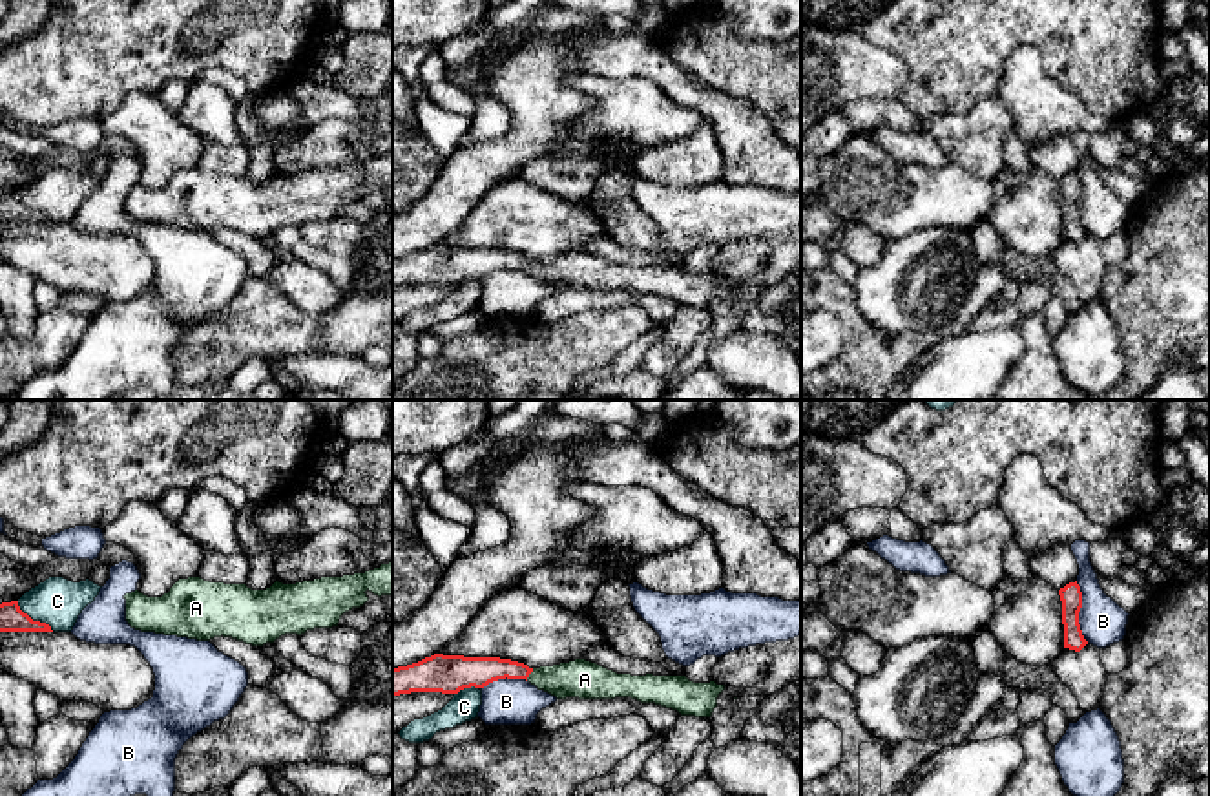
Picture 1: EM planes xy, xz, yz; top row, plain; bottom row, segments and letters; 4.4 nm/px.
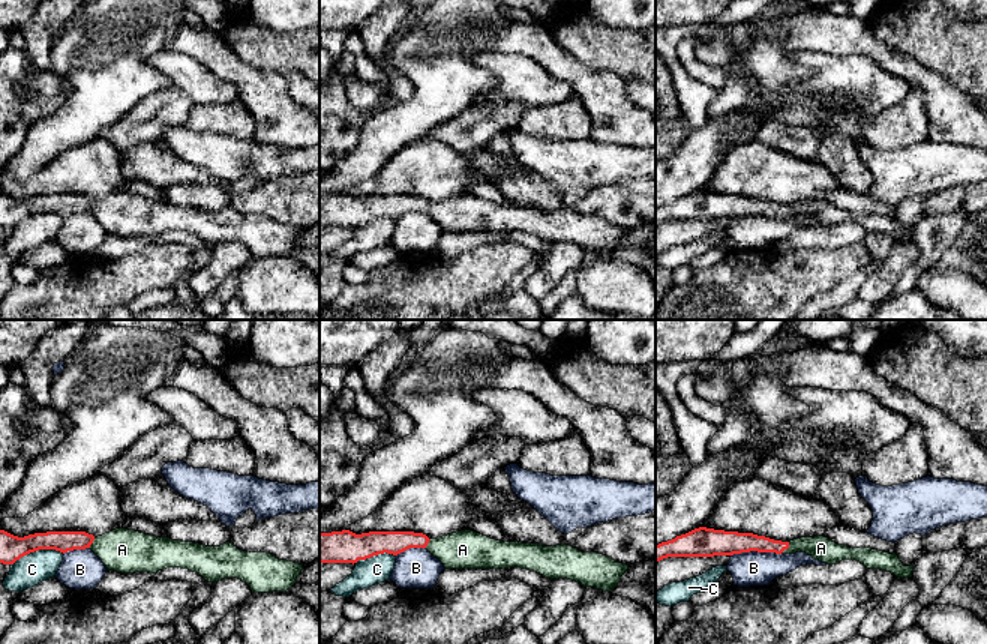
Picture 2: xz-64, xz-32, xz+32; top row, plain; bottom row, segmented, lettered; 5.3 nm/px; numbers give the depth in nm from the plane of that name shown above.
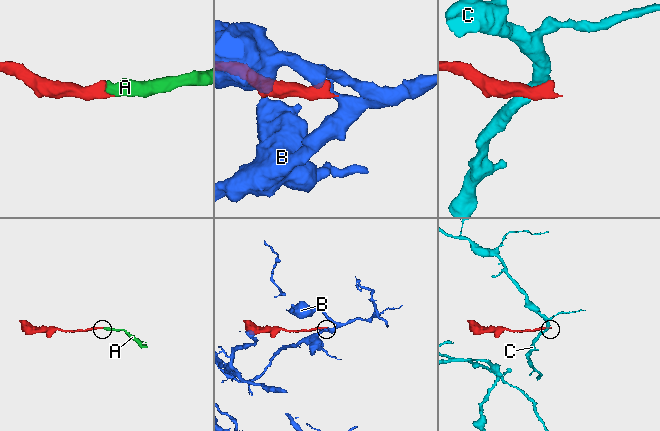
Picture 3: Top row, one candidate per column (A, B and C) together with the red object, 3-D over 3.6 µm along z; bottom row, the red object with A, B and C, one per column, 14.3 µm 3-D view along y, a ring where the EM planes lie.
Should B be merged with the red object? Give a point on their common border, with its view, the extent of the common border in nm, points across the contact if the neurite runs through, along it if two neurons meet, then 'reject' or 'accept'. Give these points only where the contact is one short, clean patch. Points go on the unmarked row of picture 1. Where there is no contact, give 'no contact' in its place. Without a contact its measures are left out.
contact yz (1079, 201); length 280 nm; border yz (1075, 172), (1081, 183), (1079, 219), (1088, 232); reject

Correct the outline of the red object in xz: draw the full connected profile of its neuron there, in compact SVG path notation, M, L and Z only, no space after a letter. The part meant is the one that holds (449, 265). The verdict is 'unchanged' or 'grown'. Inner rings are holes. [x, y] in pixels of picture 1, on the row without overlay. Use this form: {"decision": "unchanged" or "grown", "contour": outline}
{"decision": "grown", "contour": "M434 245L418 254L392 259L392 288L411 283L458 285L464 279L484 279L506 268L526 270L557 290L631 288L695 309L710 309L725 281L725 276L715 272L694 274L686 267L617 265L586 250L529 259L500 248Z"}

